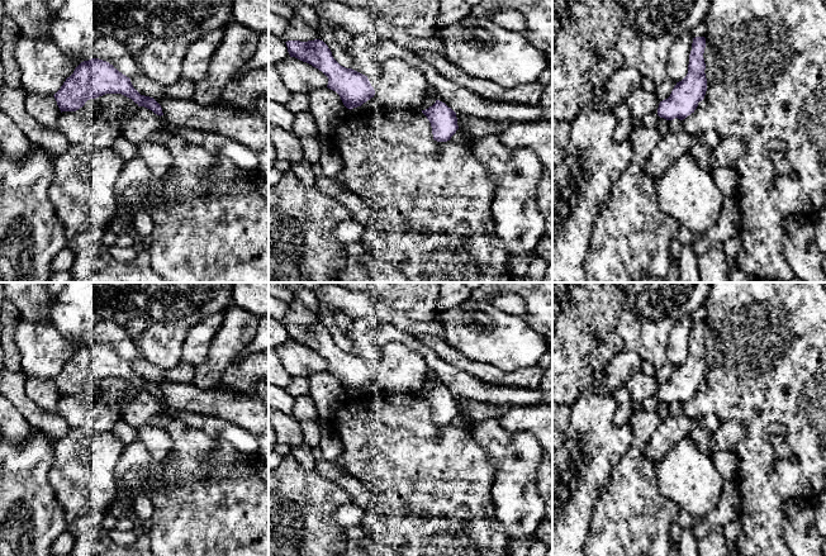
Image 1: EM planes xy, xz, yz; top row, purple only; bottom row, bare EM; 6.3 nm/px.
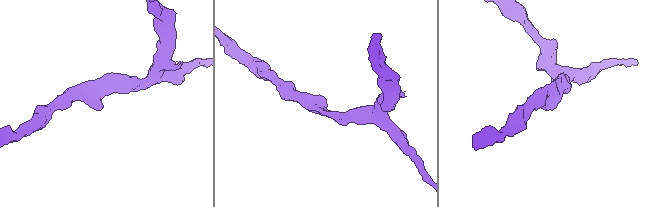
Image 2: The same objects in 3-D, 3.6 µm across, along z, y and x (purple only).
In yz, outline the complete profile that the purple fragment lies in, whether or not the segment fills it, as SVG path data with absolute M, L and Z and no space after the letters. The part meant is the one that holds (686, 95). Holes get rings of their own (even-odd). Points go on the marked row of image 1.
M704 37L693 38L688 73L682 81L677 82L670 96L660 101L658 108L660 118L666 120L678 118L683 120L694 113L698 103L704 99L707 91L704 48Z

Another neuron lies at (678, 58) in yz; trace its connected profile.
M684 34L670 46L668 54L668 80L679 82L687 76L692 43L693 35Z

